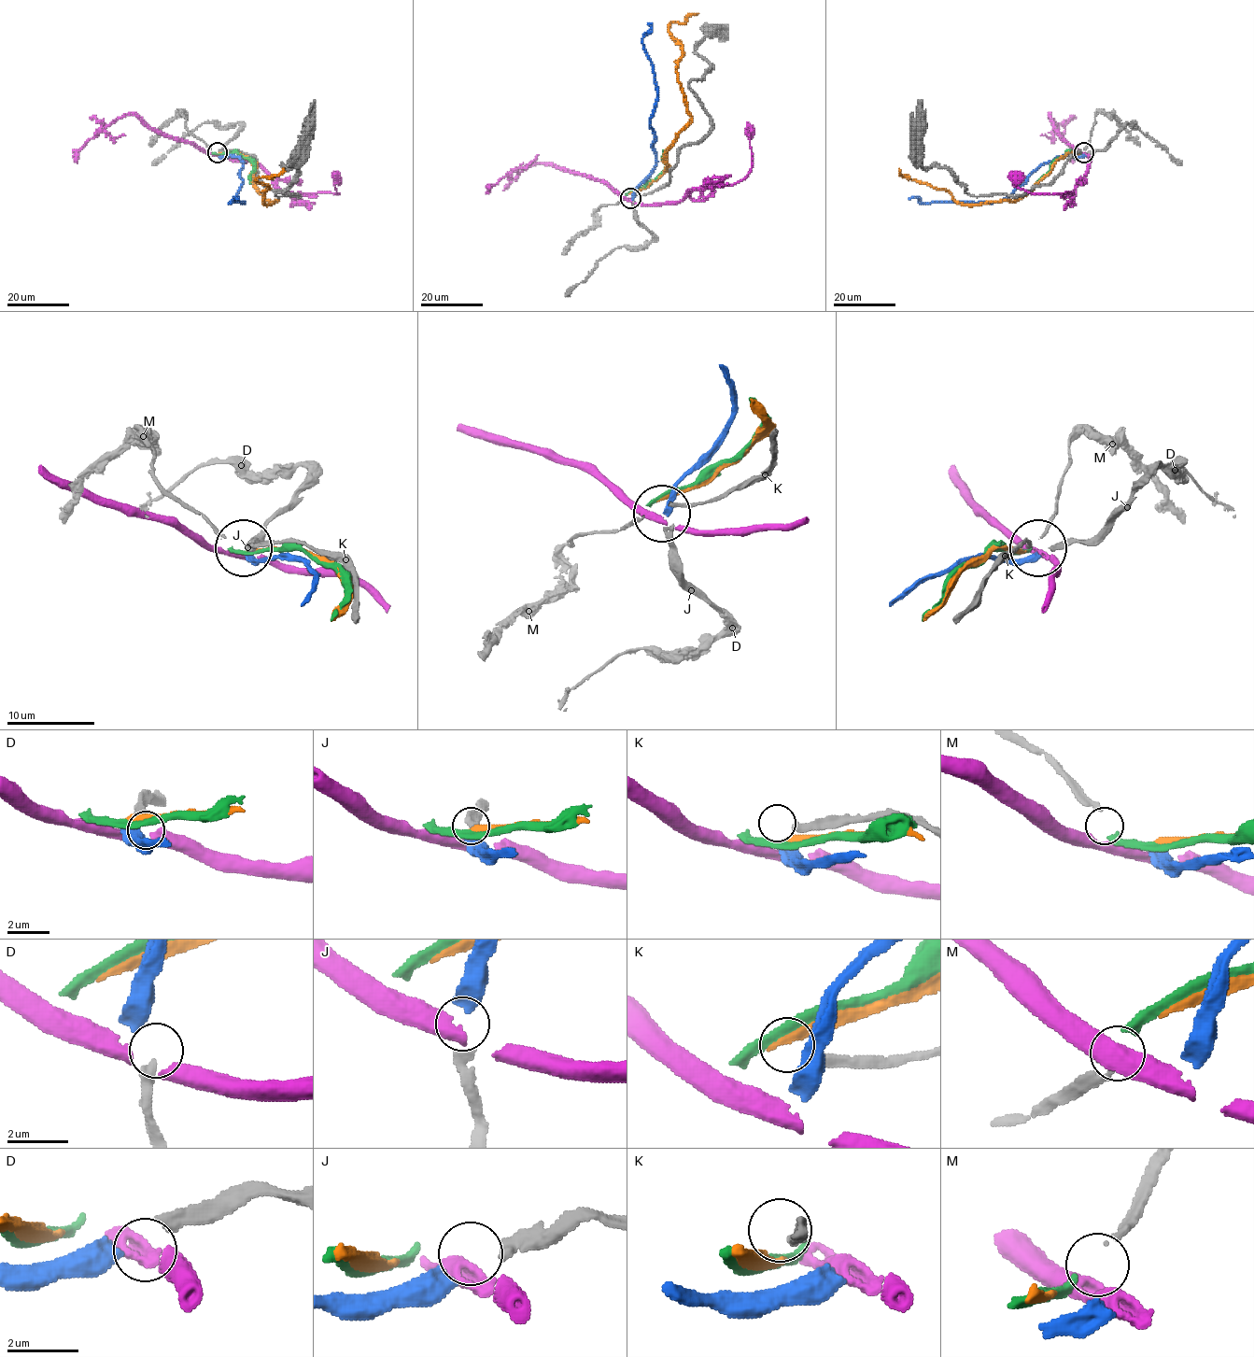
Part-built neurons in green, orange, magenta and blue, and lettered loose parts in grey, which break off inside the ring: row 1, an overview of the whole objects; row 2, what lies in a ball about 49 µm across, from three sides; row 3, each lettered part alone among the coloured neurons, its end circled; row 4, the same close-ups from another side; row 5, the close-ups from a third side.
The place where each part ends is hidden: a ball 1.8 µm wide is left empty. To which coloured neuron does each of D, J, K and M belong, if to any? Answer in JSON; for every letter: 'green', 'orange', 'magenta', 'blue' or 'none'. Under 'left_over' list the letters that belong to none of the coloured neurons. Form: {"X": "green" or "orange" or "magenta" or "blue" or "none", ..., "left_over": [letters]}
{"D": "none", "J": "blue", "K": "none", "M": "green", "left_over": ["D", "K"]}

